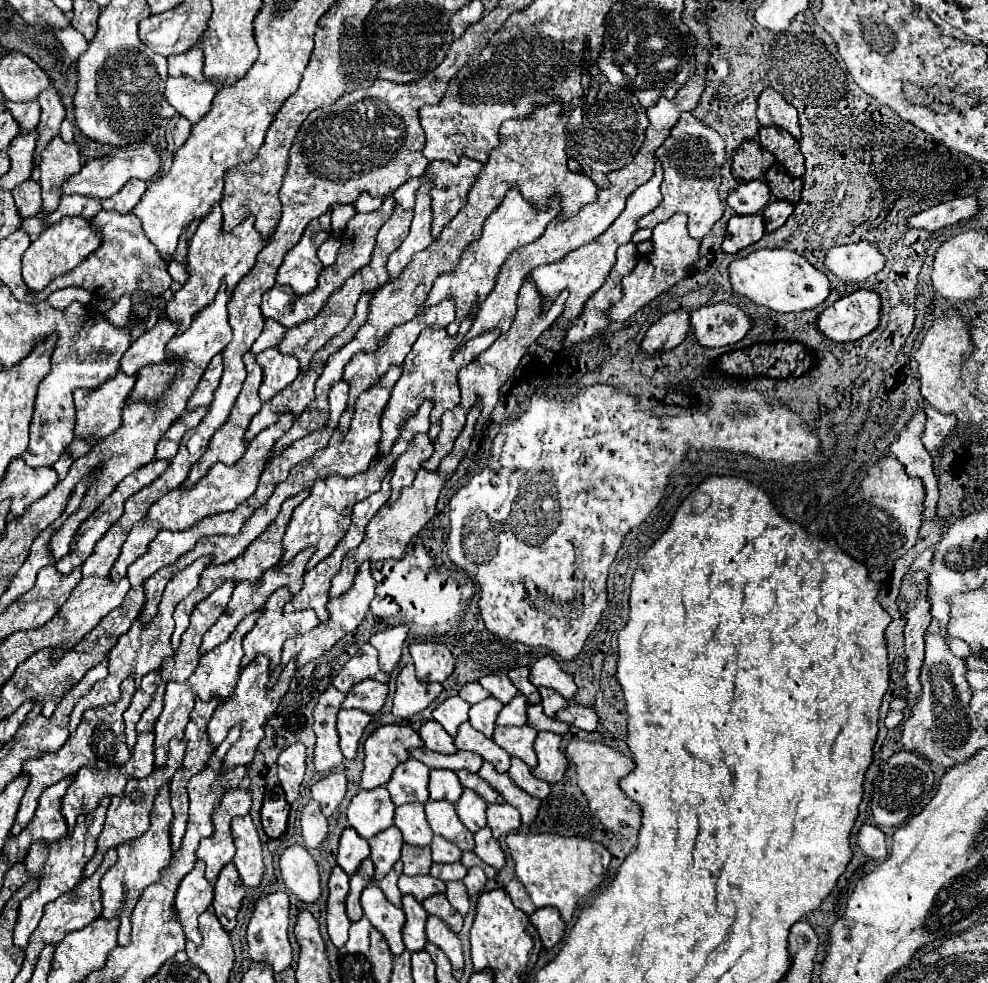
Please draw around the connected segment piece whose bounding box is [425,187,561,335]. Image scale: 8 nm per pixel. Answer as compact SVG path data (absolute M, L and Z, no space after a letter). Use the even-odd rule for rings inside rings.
M511 187L505 195L505 199L501 201L501 205L485 219L483 223L483 233L477 241L473 241L465 253L461 253L459 257L459 263L457 267L451 271L451 273L445 273L445 275L439 275L433 283L433 289L429 291L429 297L425 301L427 307L443 301L445 297L453 297L455 299L455 307L457 307L457 317L453 323L447 325L447 333L449 335L455 335L457 329L459 329L459 323L463 321L463 317L469 315L471 311L471 305L473 303L481 303L489 291L493 289L495 285L495 277L503 265L503 261L513 253L517 251L519 247L523 245L529 245L533 243L537 237L543 235L545 227L549 221L553 221L557 217L557 213L561 211L561 205L559 205L559 197L553 195L549 201L547 201L547 209L545 211L539 211L535 209L529 201L525 201L525 197L521 195L521 191L517 187Z

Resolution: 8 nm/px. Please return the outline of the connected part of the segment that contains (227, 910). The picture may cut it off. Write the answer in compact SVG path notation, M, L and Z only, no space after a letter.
M229 863L223 867L221 875L215 881L215 897L213 897L215 915L225 931L233 931L235 917L239 913L243 897L245 897L245 885L239 879L235 865Z

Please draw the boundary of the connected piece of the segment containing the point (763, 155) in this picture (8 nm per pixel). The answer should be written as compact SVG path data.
M745 139L733 155L733 165L731 165L731 175L737 181L753 181L761 179L765 171L775 163L773 153L763 149L759 141L755 139Z

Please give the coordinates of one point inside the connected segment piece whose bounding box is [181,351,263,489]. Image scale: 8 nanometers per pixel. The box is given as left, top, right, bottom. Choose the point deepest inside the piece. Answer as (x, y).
(228, 444)

